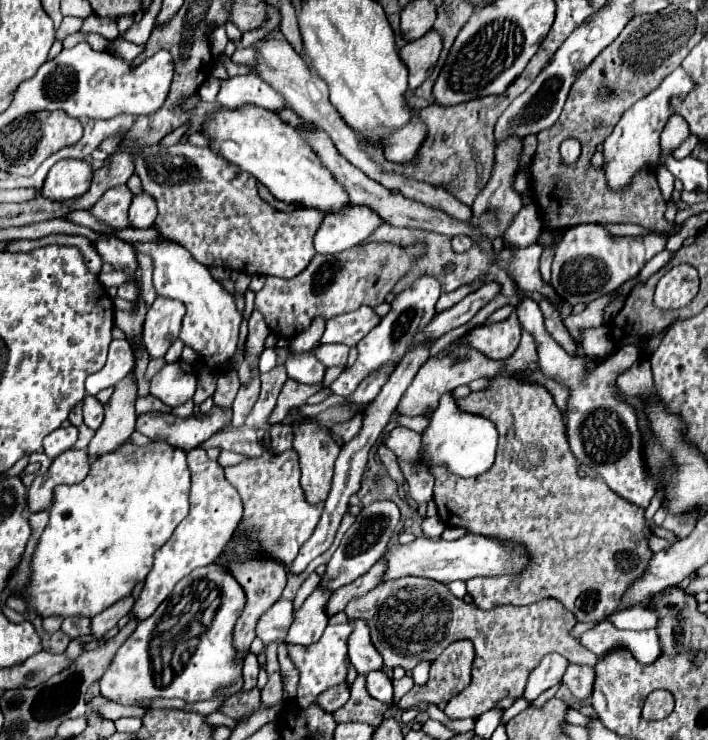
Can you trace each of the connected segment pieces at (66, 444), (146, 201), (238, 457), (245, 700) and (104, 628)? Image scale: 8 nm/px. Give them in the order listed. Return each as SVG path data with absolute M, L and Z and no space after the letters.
M68 426L68 428L58 428L54 432L50 432L46 438L44 438L44 452L50 456L50 458L56 458L58 454L70 450L74 446L78 438L78 430L74 426Z
M136 194L130 206L132 228L150 228L156 220L156 200L150 194Z
M222 450L218 458L218 463L223 467L233 466L243 461L247 457L241 454L235 454L231 451Z
M252 688L250 692L240 692L240 694L232 694L232 698L228 698L224 702L224 706L220 708L220 712L236 718L236 720L242 720L244 716L250 716L254 712L258 712L262 708L260 704L260 694L258 694L258 688Z
M128 596L128 598L120 598L120 602L114 602L108 610L100 612L96 618L92 618L92 634L96 638L104 636L110 628L114 628L118 624L118 620L126 614L130 614L134 606L134 596Z

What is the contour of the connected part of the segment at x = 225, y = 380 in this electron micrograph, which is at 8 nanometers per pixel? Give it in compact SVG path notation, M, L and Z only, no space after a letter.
M228 370L228 372L220 374L218 376L218 388L216 388L214 396L212 396L214 398L214 406L230 410L238 388L240 388L240 382L238 382L238 376L236 376L234 370Z

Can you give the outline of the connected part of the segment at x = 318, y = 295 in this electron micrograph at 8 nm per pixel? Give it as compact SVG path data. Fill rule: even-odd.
M366 244L354 246L340 254L320 256L316 254L310 266L298 274L298 278L284 280L268 276L264 288L256 294L256 310L260 310L272 332L280 338L298 336L316 318L330 318L356 310L360 306L378 306L392 290L394 282L412 266L414 256L420 254L422 246L398 248L394 244Z

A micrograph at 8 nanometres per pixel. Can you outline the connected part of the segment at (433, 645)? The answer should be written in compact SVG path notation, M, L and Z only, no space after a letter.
M406 576L378 584L366 596L350 600L344 612L348 620L358 618L368 624L372 644L382 654L386 668L400 666L410 672L424 660L434 662L444 648L448 648L448 642L470 640L474 644L476 658L472 662L472 682L446 704L444 714L450 720L478 718L506 696L520 698L528 674L546 654L556 652L572 664L586 664L592 668L600 660L600 656L580 644L580 638L570 636L578 620L554 598L528 606L500 606L482 612L478 606L456 598L442 582Z

